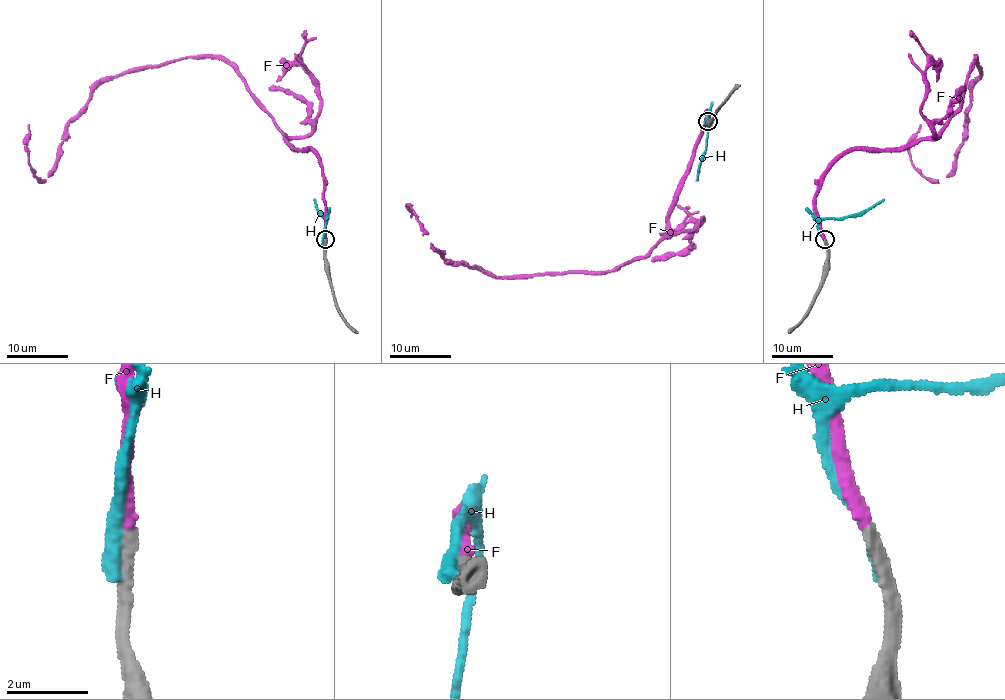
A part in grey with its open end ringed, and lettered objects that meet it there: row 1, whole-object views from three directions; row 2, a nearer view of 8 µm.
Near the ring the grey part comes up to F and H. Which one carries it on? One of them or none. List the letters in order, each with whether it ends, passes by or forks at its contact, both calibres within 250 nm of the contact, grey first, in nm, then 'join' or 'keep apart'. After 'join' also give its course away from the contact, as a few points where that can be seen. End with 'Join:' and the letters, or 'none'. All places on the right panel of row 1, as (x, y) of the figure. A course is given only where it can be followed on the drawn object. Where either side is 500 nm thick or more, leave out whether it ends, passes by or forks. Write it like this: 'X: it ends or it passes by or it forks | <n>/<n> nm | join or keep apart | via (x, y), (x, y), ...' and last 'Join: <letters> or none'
F: it ends | 360/320 nm | join | via (825, 239), (820, 176), (853, 150), (934, 136), (976, 58), (967, 136), (947, 176), (913, 164), (920, 124)
H: it ends | 440/460 nm | keep apart
Join: F

